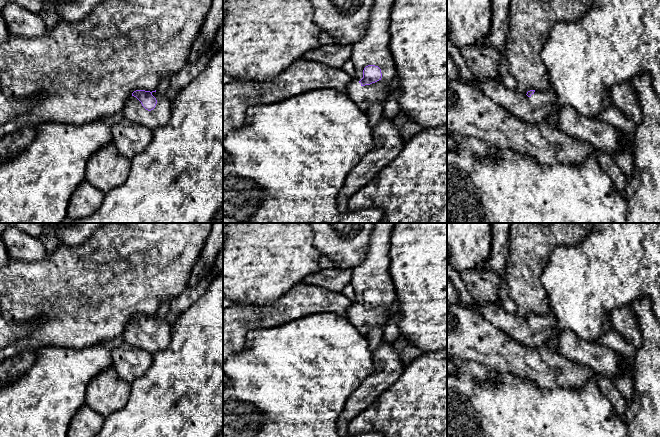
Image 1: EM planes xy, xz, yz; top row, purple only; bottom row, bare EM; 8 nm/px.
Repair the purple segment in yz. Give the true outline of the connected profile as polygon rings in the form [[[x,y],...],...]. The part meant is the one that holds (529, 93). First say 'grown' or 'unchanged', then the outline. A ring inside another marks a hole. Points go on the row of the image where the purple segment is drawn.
grown | [[[474,78],[472,81],[465,82],[474,85],[497,105],[504,107],[514,116],[529,124],[544,122],[555,107],[556,98],[551,89],[530,90],[525,95],[509,89],[499,79],[481,81]]]

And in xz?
grown | [[[394,0],[373,1],[366,33],[352,46],[351,61],[355,66],[355,76],[347,86],[347,95],[366,113],[370,107],[386,102],[392,91],[390,83],[396,76],[389,32],[393,2]]]

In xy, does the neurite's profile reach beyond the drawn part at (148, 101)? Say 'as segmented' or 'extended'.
extended

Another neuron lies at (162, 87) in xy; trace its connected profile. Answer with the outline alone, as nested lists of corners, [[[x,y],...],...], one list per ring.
[[[167,78],[162,79],[156,87],[156,92],[161,95],[166,95],[166,92],[169,87],[170,87],[170,80]]]

